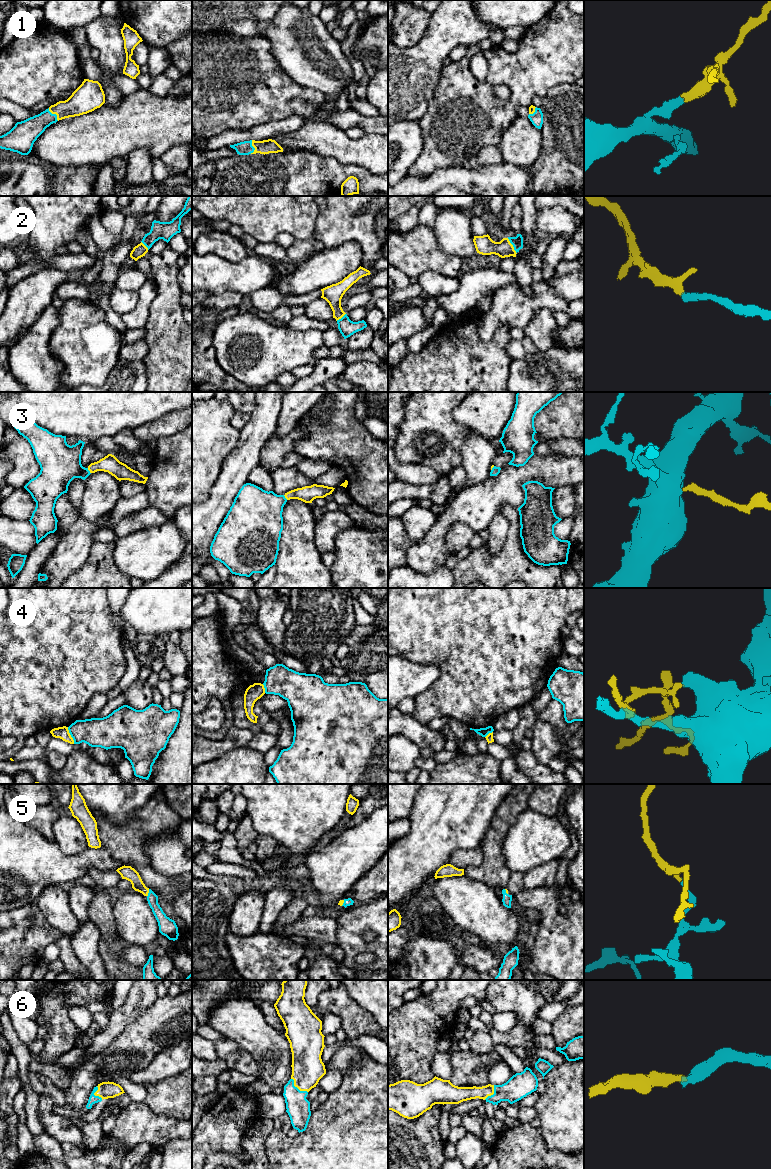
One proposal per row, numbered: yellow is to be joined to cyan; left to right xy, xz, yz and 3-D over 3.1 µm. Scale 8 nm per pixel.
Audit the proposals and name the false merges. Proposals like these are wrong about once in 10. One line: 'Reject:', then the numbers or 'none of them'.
Reject: 4

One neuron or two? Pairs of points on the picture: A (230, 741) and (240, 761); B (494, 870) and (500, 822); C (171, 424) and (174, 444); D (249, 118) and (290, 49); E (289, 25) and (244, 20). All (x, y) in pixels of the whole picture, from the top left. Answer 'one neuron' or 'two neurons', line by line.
A: two neurons
B: one neuron
C: two neurons
D: two neurons
E: two neurons

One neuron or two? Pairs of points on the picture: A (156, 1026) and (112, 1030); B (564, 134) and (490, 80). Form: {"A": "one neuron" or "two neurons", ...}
{"A": "two neurons", "B": "two neurons"}

